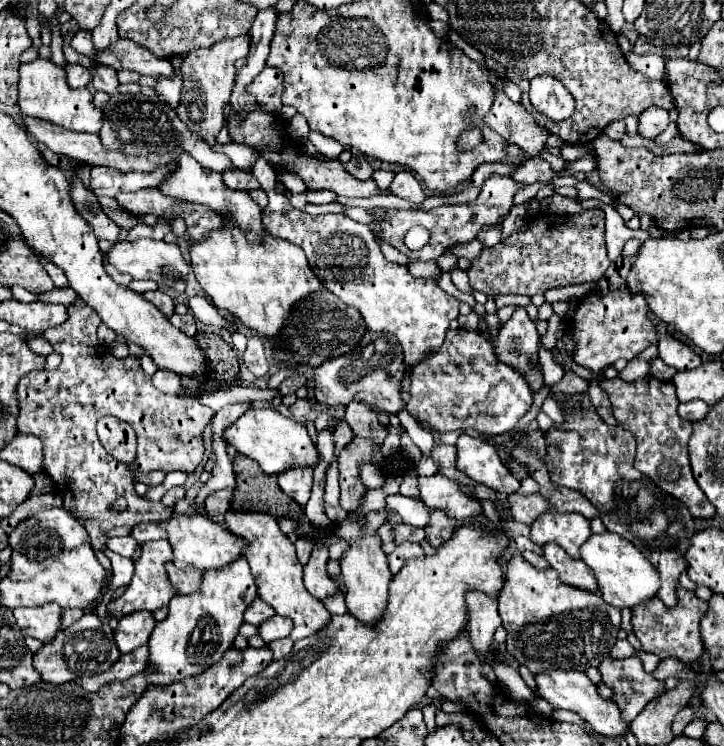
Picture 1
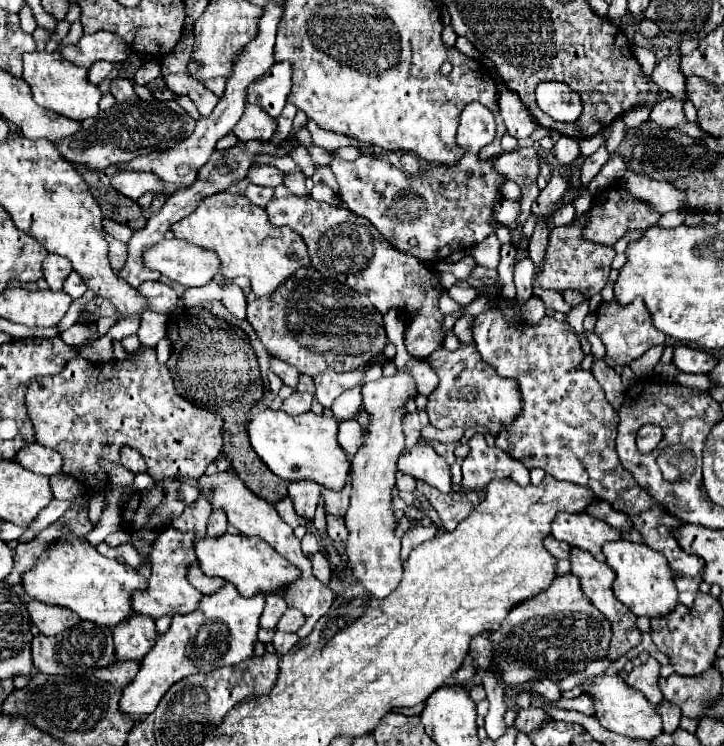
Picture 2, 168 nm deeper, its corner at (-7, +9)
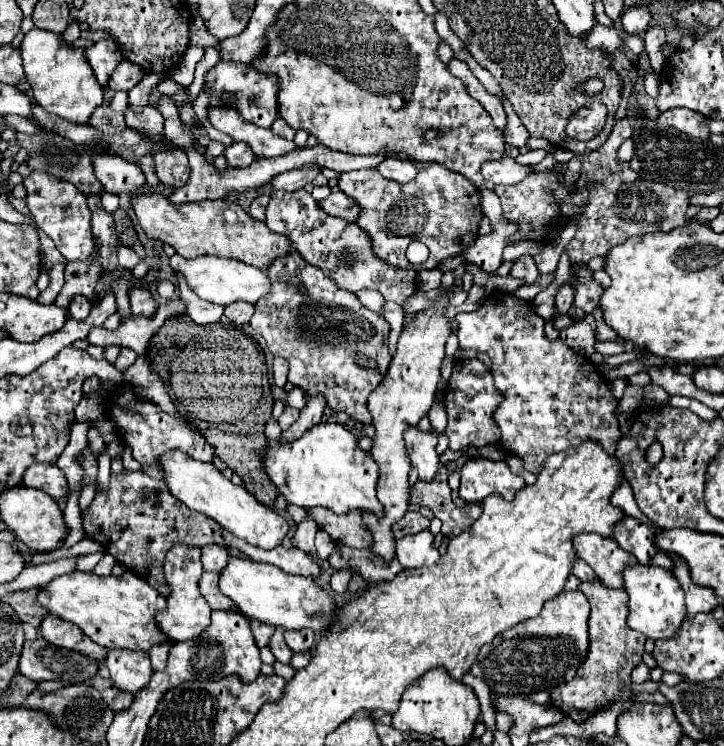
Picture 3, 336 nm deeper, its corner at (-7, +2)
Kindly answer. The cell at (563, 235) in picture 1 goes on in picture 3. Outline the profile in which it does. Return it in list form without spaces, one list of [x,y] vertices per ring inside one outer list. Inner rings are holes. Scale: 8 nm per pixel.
[[[587,264],[571,266],[571,278],[567,280],[567,284],[575,286],[575,308],[571,306],[569,310],[569,316],[573,318],[583,318],[585,314],[591,314],[601,300],[601,294],[605,292],[605,288],[595,282],[593,272],[587,268]]]

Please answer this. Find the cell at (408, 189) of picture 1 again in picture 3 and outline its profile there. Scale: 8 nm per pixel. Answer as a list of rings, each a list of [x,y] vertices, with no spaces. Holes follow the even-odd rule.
[[[389,156],[385,158],[377,170],[385,176],[385,178],[391,178],[395,182],[411,182],[415,176],[417,176],[417,168],[415,164],[409,160],[409,158],[401,158],[401,156]]]

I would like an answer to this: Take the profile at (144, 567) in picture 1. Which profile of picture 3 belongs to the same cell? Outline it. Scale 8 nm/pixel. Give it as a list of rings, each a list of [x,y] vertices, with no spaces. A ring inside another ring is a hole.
[[[175,544],[165,556],[163,572],[165,572],[167,586],[169,586],[171,594],[167,598],[167,608],[157,612],[157,618],[155,618],[157,626],[165,634],[169,634],[169,638],[173,638],[173,640],[197,638],[209,626],[209,614],[211,614],[209,604],[205,602],[205,598],[199,594],[199,588],[197,588],[197,582],[203,574],[201,548],[199,546],[187,546],[187,544]]]

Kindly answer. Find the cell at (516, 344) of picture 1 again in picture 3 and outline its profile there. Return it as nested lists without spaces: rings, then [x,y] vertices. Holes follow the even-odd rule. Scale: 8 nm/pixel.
[[[505,156],[497,162],[485,162],[485,166],[481,166],[481,174],[485,180],[489,180],[493,184],[509,184],[509,186],[523,182],[533,172],[535,170],[531,166],[523,166],[509,156]]]

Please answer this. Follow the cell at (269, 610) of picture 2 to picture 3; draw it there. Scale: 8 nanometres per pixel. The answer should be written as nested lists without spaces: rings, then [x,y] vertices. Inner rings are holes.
[[[251,620],[251,630],[253,630],[253,636],[255,636],[257,646],[263,648],[263,646],[269,644],[269,640],[271,640],[271,636],[273,636],[273,632],[275,632],[277,628],[275,628],[275,626],[269,626],[269,624],[265,624],[265,622]]]

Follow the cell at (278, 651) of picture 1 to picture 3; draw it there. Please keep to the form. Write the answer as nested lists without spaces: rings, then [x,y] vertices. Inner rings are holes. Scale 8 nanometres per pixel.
[[[277,630],[269,642],[269,648],[271,652],[275,654],[275,658],[281,662],[281,664],[289,664],[291,662],[291,656],[293,656],[293,650],[289,650],[289,646],[285,644],[283,640],[283,630]]]

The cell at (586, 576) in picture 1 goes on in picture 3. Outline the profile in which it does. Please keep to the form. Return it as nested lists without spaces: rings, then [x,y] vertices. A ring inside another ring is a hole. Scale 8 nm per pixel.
[[[599,578],[593,582],[581,582],[579,590],[587,596],[591,604],[591,616],[589,616],[589,658],[583,662],[581,670],[577,670],[577,676],[573,682],[565,682],[561,686],[555,686],[551,690],[551,704],[557,706],[561,712],[565,712],[569,718],[583,722],[581,716],[577,716],[581,710],[595,712],[609,702],[625,700],[631,696],[631,692],[619,692],[621,686],[631,684],[631,670],[641,662],[641,656],[645,652],[645,634],[635,632],[627,626],[627,610],[625,610],[625,590],[619,588],[607,588]]]

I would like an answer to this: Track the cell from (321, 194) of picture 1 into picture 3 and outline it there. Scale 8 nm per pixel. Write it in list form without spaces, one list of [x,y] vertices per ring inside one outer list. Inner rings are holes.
[[[441,164],[425,166],[409,184],[389,182],[377,168],[343,172],[339,176],[339,188],[343,194],[359,202],[361,210],[357,224],[369,232],[373,252],[397,268],[417,272],[417,266],[405,258],[407,246],[415,240],[423,242],[431,252],[425,264],[419,266],[423,270],[437,268],[439,262],[465,254],[477,240],[477,230],[483,218],[481,194],[473,182]]]

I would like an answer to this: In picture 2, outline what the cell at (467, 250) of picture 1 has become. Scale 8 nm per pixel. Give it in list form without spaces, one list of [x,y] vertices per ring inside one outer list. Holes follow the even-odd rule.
[[[493,233],[493,237],[477,243],[477,245],[471,247],[471,249],[467,249],[467,253],[473,255],[479,265],[483,265],[483,267],[487,267],[487,269],[497,269],[497,265],[499,265],[499,247],[501,247],[501,243],[499,243],[497,235]]]

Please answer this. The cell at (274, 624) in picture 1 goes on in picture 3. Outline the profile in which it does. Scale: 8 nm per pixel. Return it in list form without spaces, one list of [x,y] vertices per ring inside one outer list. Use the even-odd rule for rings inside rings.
[[[309,628],[303,630],[285,630],[285,642],[293,652],[303,652],[303,650],[311,650],[317,644],[317,634]]]

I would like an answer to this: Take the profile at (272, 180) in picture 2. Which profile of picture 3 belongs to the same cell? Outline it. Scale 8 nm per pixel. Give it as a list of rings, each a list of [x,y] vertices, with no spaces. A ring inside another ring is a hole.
[[[305,166],[305,170],[289,170],[285,174],[277,174],[267,186],[271,190],[283,190],[283,192],[293,192],[301,190],[305,184],[313,182],[313,178],[319,174],[319,168],[315,166]]]

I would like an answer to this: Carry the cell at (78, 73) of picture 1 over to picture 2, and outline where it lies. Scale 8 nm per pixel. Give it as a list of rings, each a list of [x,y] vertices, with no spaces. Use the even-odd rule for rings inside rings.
[[[97,61],[93,67],[89,67],[89,81],[99,85],[105,77],[109,77],[109,73],[113,71],[113,63],[109,61]]]

